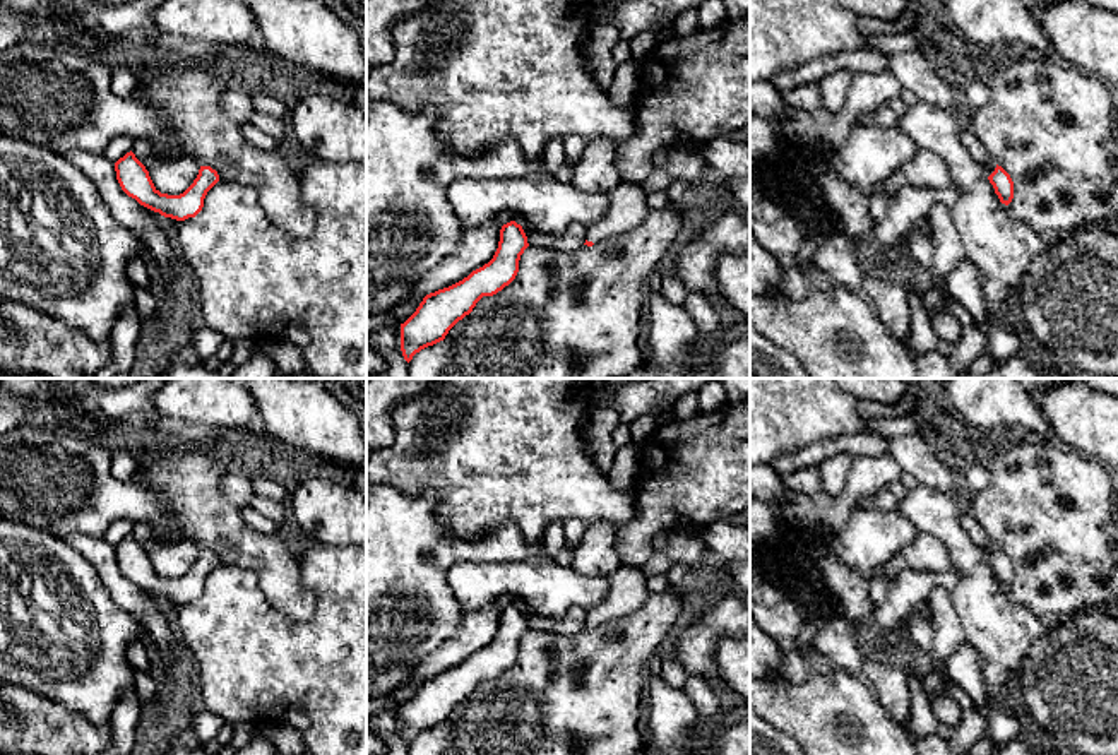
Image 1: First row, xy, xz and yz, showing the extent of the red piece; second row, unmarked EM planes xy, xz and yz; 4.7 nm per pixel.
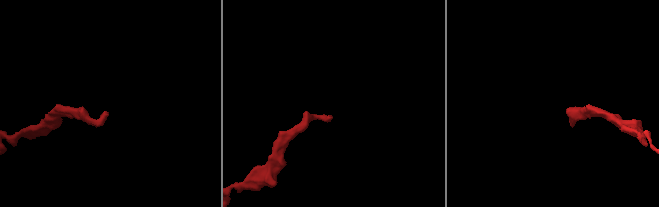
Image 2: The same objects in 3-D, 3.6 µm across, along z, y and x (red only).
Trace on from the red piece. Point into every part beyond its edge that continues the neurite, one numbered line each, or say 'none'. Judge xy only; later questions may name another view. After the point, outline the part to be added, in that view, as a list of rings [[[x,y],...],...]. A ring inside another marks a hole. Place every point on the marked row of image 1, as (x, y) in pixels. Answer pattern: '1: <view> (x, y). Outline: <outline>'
none

